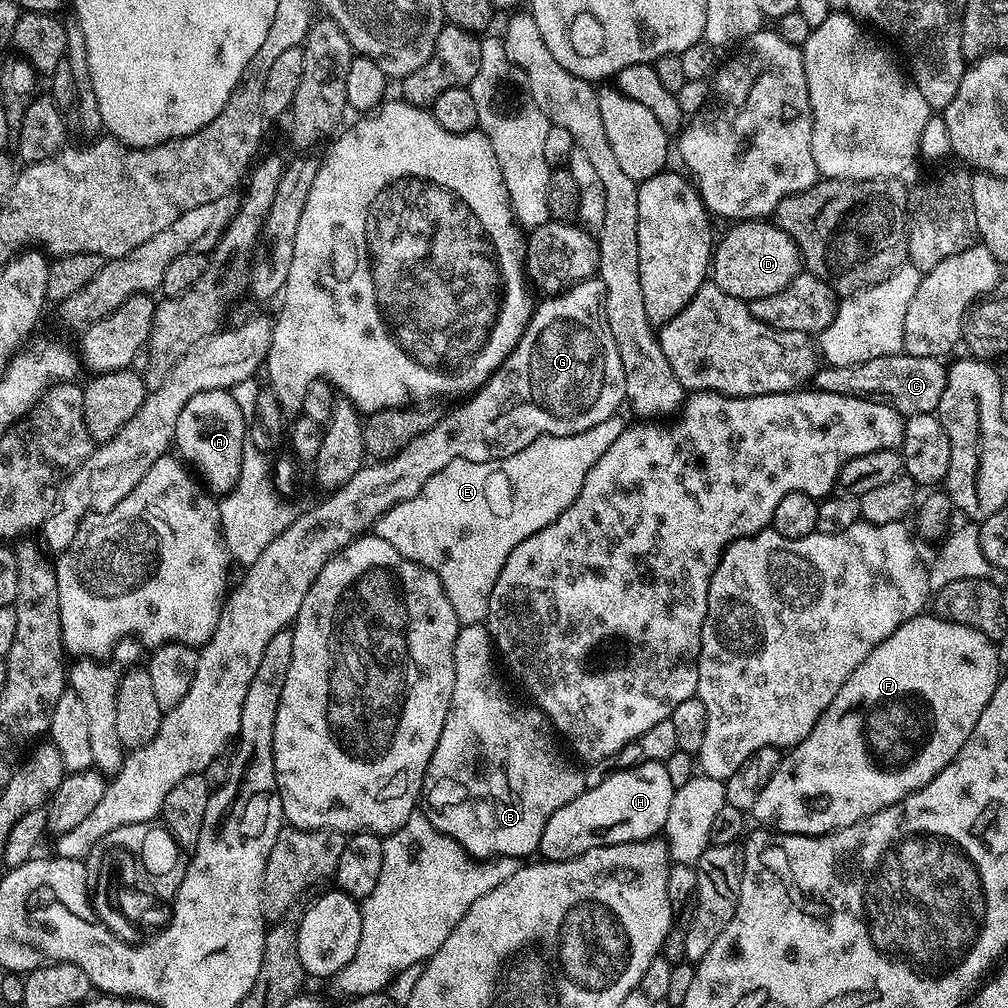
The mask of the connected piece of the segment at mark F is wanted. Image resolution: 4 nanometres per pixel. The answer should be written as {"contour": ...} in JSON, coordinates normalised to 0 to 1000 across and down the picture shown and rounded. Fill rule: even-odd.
{"contour":[[[914,609],[895,617],[879,637],[867,641],[861,652],[839,673],[835,685],[823,696],[823,700],[812,712],[808,724],[796,732],[787,742],[781,743],[774,751],[774,759],[768,764],[768,768],[760,776],[758,783],[752,788],[748,800],[744,803],[745,809],[750,809],[751,818],[761,819],[763,822],[787,829],[817,829],[821,825],[829,825],[832,821],[843,819],[847,815],[857,813],[860,810],[866,810],[871,804],[890,798],[905,786],[910,786],[915,780],[919,780],[927,771],[939,760],[954,744],[958,732],[966,724],[970,712],[974,712],[974,704],[978,704],[978,696],[986,688],[994,670],[994,660],[988,651],[988,639],[978,633],[970,625],[962,625],[962,621],[950,621],[941,615],[934,615],[928,609]]]}

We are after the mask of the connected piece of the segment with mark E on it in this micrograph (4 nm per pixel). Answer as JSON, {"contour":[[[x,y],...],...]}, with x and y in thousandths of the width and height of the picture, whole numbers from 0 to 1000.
{"contour":[[[615,411],[606,413],[601,415],[601,419],[593,419],[593,423],[585,423],[585,427],[577,427],[568,433],[534,433],[530,438],[526,438],[526,442],[514,446],[514,450],[506,450],[506,454],[486,458],[448,456],[446,462],[435,466],[435,470],[428,472],[419,482],[419,486],[415,486],[415,490],[411,490],[411,494],[407,494],[403,498],[395,498],[395,502],[391,502],[386,508],[379,510],[379,514],[375,514],[372,518],[372,531],[387,538],[387,542],[391,542],[391,546],[395,546],[395,550],[402,552],[407,558],[417,560],[432,569],[435,577],[438,577],[438,585],[442,589],[442,593],[446,593],[446,601],[450,601],[450,609],[456,614],[457,620],[480,619],[484,614],[486,589],[490,585],[490,577],[494,577],[494,569],[498,569],[498,562],[502,562],[502,554],[510,546],[510,542],[522,538],[522,534],[526,534],[530,529],[537,528],[542,522],[549,520],[567,501],[569,494],[573,494],[573,490],[577,486],[577,478],[581,478],[581,470],[585,470],[589,458],[593,458],[593,454],[597,454],[597,450],[601,450],[601,446],[605,446],[605,441],[613,436],[613,431],[619,429],[621,417],[618,417],[617,414],[618,412]]]}

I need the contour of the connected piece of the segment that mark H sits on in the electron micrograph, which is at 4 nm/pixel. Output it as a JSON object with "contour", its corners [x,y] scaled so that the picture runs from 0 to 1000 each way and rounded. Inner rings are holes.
{"contour":[[[641,754],[630,762],[611,766],[597,780],[580,782],[569,796],[562,796],[562,800],[546,808],[546,815],[538,823],[535,848],[540,853],[568,853],[578,845],[597,839],[654,830],[659,824],[661,808],[665,808],[668,785],[658,756]]]}

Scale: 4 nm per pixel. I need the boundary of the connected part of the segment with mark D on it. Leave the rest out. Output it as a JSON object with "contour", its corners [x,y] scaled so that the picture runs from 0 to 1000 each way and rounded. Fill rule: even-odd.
{"contour":[[[757,217],[735,218],[723,226],[726,227],[715,238],[713,235],[709,239],[704,263],[705,281],[720,288],[720,292],[739,300],[761,296],[764,292],[772,292],[772,288],[780,288],[796,269],[790,241],[769,221]]]}

